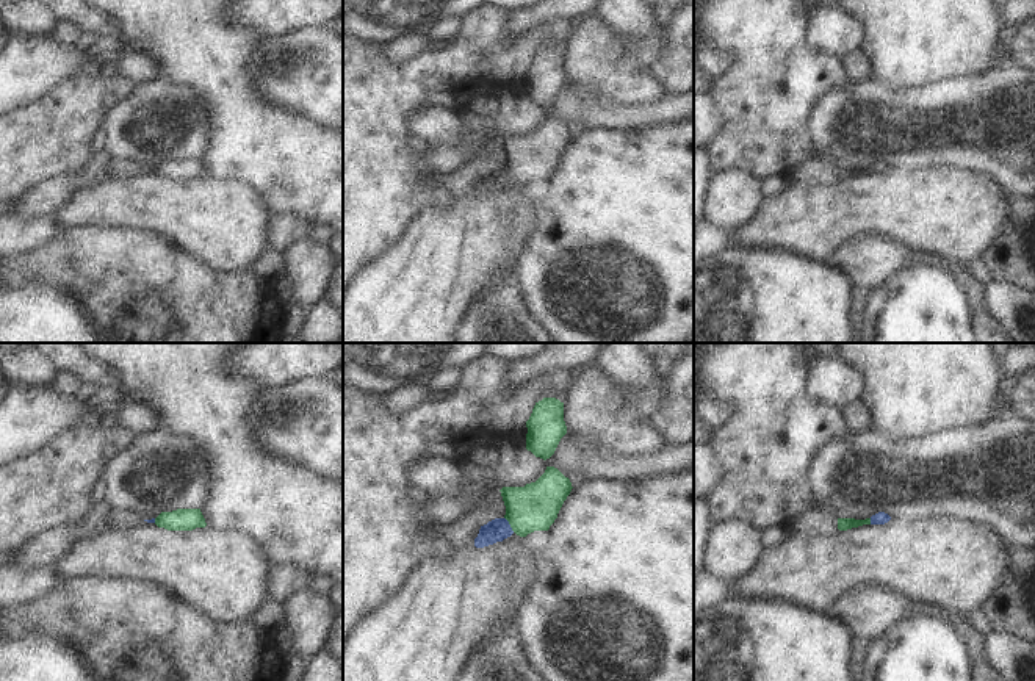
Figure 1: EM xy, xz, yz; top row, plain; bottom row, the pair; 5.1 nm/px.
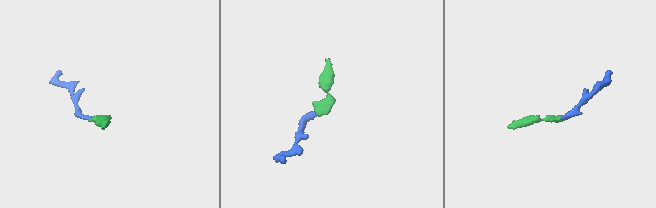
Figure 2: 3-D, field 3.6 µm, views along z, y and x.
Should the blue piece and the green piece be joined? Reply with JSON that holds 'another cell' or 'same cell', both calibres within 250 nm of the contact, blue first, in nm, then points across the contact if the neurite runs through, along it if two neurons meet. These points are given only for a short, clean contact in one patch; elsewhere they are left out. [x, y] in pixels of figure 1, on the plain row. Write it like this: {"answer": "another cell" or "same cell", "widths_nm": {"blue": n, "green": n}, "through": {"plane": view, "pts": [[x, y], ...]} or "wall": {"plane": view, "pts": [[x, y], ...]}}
{"answer": "same cell", "widths_nm": {"blue": 120, "green": 240}, "through": {"plane": "xz", "pts": [[497, 179], [509, 174], [533, 157]]}}

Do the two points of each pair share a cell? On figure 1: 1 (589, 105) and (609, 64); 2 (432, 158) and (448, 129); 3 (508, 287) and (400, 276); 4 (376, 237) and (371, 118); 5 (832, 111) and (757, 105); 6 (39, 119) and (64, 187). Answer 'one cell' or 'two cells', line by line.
1: two cells
2: two cells
3: two cells
4: one cell
5: two cells
6: two cells

